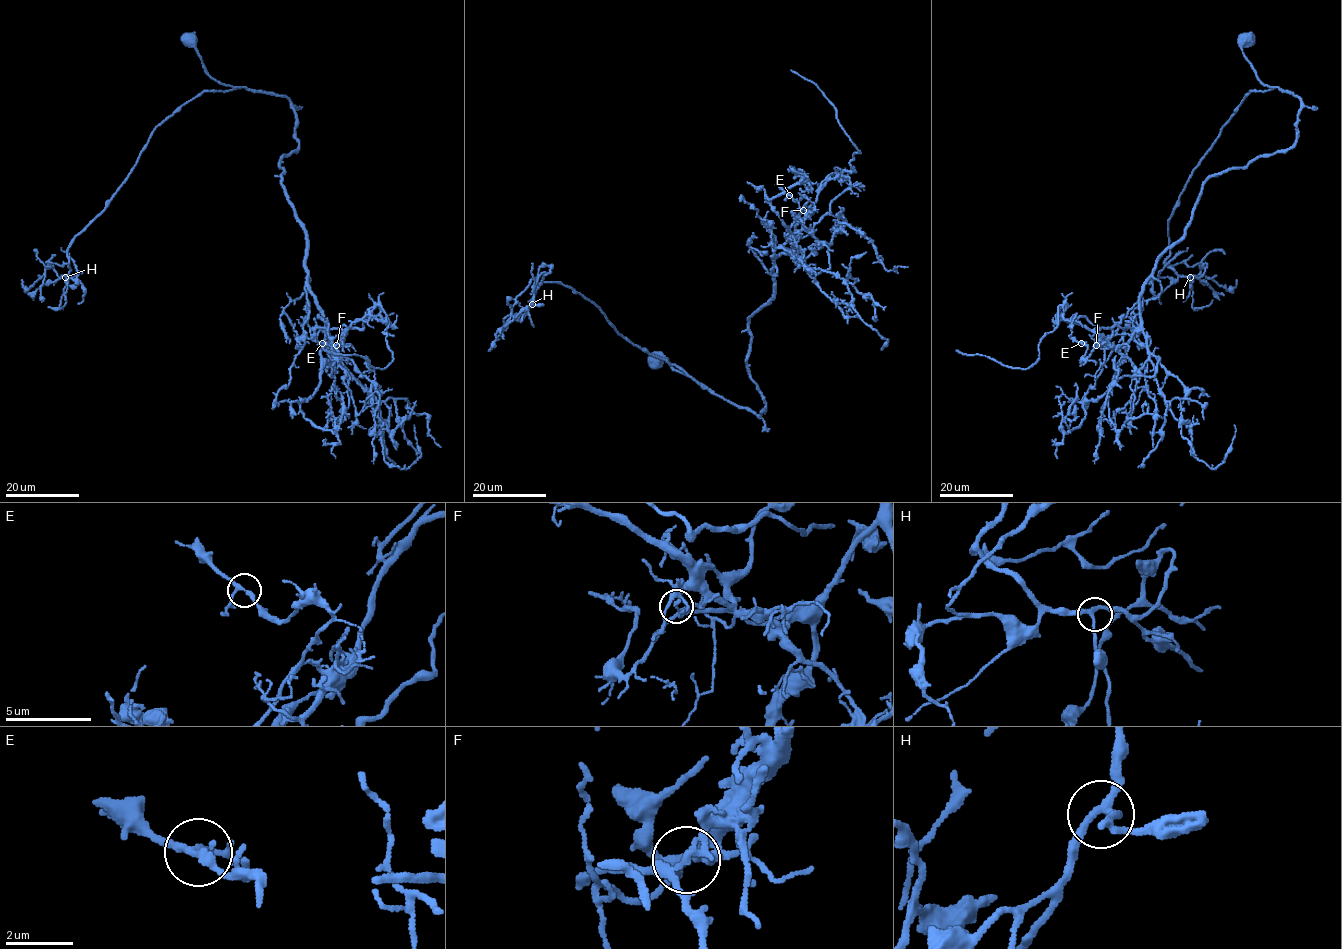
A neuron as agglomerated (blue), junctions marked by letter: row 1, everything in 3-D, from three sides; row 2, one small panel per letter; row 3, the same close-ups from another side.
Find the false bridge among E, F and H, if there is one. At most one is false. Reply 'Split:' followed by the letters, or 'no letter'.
Split: F

